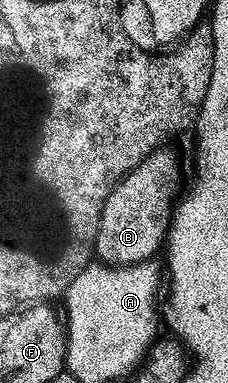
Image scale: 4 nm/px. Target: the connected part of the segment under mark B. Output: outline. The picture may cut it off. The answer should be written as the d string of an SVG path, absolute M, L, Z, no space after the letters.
M157 153L146 159L113 186L111 206L102 215L97 230L95 255L102 264L130 267L133 263L152 260L152 255L156 251L158 254L162 248L167 235L165 222L171 211L171 202L169 203L169 191L165 188L165 171L161 168L168 165L169 159L161 154Z

